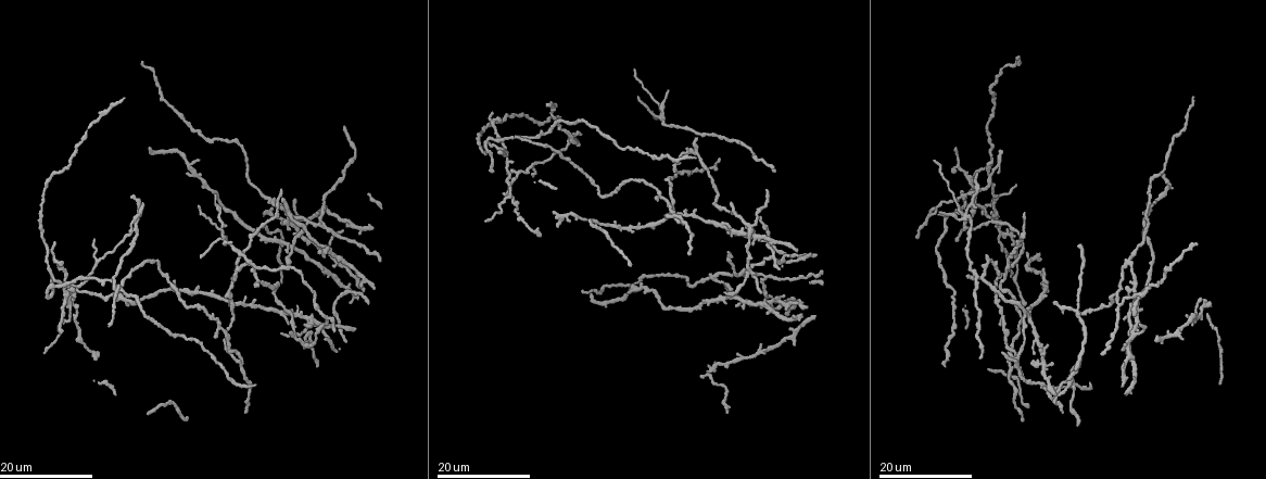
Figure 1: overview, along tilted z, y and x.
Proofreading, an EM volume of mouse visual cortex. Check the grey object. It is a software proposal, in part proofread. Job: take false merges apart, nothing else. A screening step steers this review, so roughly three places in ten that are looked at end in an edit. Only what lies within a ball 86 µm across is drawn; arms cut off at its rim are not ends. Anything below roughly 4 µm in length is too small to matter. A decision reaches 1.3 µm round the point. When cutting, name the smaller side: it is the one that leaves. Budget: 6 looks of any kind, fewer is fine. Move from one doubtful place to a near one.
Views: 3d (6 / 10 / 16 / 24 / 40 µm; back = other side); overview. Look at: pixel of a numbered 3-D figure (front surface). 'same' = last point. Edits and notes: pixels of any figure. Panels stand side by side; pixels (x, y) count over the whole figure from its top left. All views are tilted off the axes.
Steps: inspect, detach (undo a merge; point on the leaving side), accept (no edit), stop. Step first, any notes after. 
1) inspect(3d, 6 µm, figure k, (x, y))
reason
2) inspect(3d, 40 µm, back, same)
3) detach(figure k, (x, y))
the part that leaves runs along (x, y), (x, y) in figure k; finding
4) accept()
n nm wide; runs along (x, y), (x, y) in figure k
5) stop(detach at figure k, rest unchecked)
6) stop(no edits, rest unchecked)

inspect(3d, 16 µm, figure 1, (987, 262))
thick turns thin

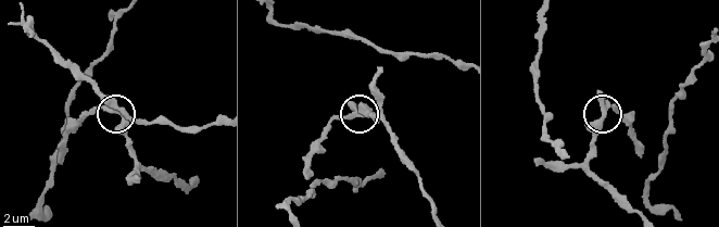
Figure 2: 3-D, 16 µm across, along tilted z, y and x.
inspect(3d, 6 µm, figure 2, (356, 116))
closer look

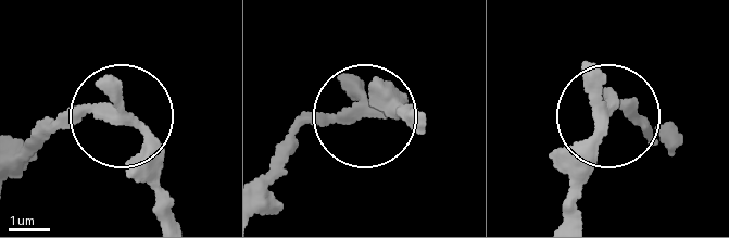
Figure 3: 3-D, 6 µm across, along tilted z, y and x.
accept()
runs along (24, 147), (108, 115), (128, 128), (167, 193) in figure 3; all the same neuron

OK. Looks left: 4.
inspect(3d, 24 µm, figure 1, (1006, 272))
three arms meet

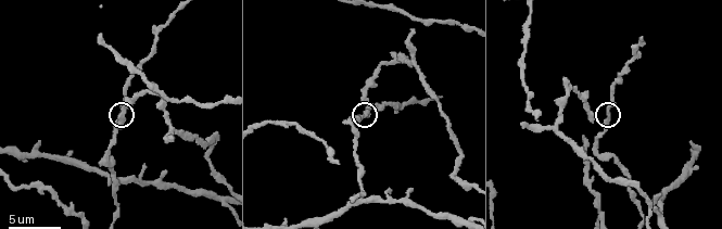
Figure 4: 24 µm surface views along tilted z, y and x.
inspect(3d, 10 µm, figure 4, (607, 121))
closer look

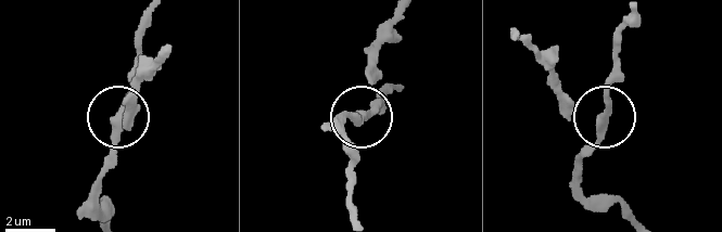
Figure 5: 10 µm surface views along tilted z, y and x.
accept()
240 nm wide; runs along (636, 217), (580, 187), (611, 51) in figure 5; one neuron here

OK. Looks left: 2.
inspect(3d, 6 µm, figure 4, (523, 71))
sudden change in width

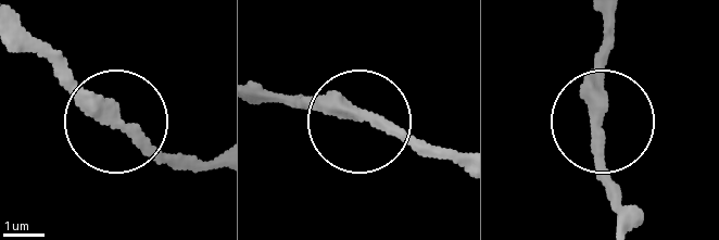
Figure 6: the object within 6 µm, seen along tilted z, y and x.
accept()
all the same neuron

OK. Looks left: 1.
stop(no edits, rest unchecked)

